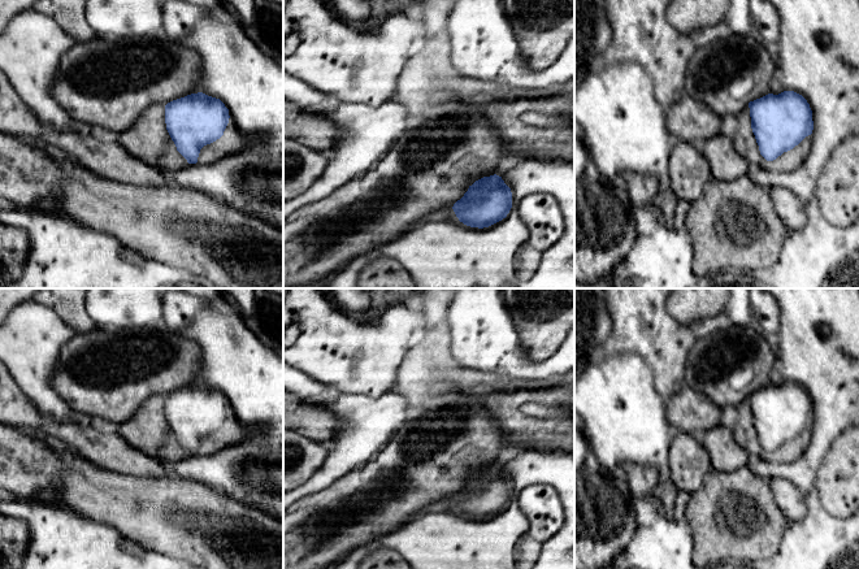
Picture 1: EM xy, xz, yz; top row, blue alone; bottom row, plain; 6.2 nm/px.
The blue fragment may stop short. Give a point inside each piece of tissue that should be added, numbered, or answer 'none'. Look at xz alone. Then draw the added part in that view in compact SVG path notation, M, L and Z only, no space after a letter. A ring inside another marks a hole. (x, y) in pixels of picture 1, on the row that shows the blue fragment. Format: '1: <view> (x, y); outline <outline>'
1: xz (447, 213); outline M452 207L441 208L437 213L434 213L430 217L430 220L435 220L435 218L441 218L441 220L451 221L451 222L459 222L459 218L456 217Z

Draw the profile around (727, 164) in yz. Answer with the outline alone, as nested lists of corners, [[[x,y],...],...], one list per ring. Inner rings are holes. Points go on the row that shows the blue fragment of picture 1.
[[[720,133],[699,148],[708,161],[712,178],[734,181],[747,174],[749,162],[736,151],[732,136]]]

